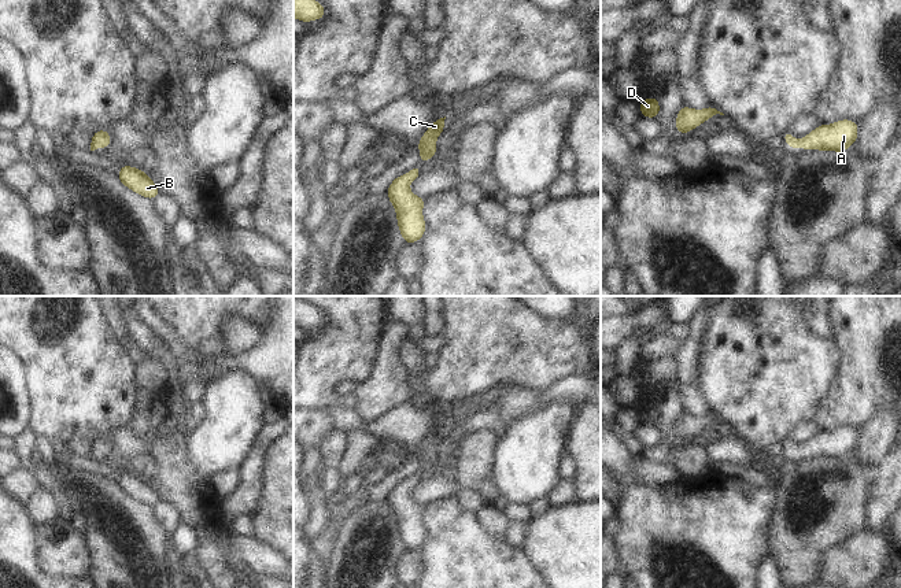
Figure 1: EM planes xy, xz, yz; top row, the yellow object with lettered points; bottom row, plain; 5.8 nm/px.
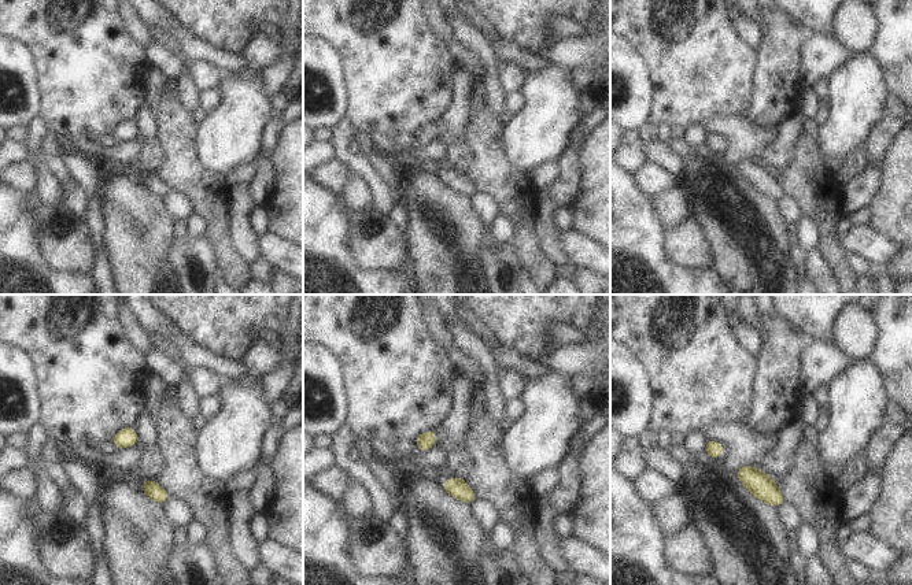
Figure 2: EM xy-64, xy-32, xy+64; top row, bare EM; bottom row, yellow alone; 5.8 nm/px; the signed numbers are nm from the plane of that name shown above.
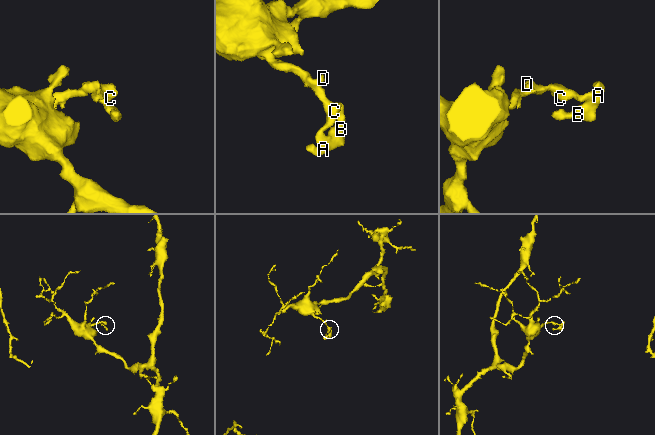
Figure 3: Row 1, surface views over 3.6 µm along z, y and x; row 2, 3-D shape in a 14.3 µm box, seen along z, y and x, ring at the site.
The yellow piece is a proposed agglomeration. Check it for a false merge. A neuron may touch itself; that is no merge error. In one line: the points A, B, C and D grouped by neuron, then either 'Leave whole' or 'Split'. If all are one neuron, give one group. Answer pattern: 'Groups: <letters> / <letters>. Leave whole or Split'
Groups: A B C D. Leave whole.

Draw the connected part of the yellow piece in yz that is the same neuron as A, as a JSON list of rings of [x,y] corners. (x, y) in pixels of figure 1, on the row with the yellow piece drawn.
[[[841,119],[831,125],[817,126],[813,132],[810,132],[801,140],[795,140],[790,132],[782,133],[782,137],[784,138],[790,149],[804,148],[804,149],[820,149],[820,151],[837,151],[841,154],[857,141],[857,132],[858,132],[858,123],[849,119]]]

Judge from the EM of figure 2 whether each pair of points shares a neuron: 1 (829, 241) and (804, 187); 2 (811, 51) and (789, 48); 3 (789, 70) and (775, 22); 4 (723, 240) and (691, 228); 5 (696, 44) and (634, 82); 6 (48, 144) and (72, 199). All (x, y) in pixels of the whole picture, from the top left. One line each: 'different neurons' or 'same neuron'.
1: same neuron
2: different neurons
3: same neuron
4: different neurons
5: different neurons
6: different neurons

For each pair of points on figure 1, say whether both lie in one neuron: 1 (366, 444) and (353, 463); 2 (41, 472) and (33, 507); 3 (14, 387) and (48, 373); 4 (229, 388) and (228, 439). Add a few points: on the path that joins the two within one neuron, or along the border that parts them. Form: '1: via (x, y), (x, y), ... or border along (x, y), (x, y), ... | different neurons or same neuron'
1: via (362, 448), (354, 459) | same neuron
2: border along (40, 485), (52, 496), (58, 514) | different neurons
3: border along (14, 352), (23, 365), (30, 413) | different neurons
4: via (229, 400), (229, 426) | same neuron

